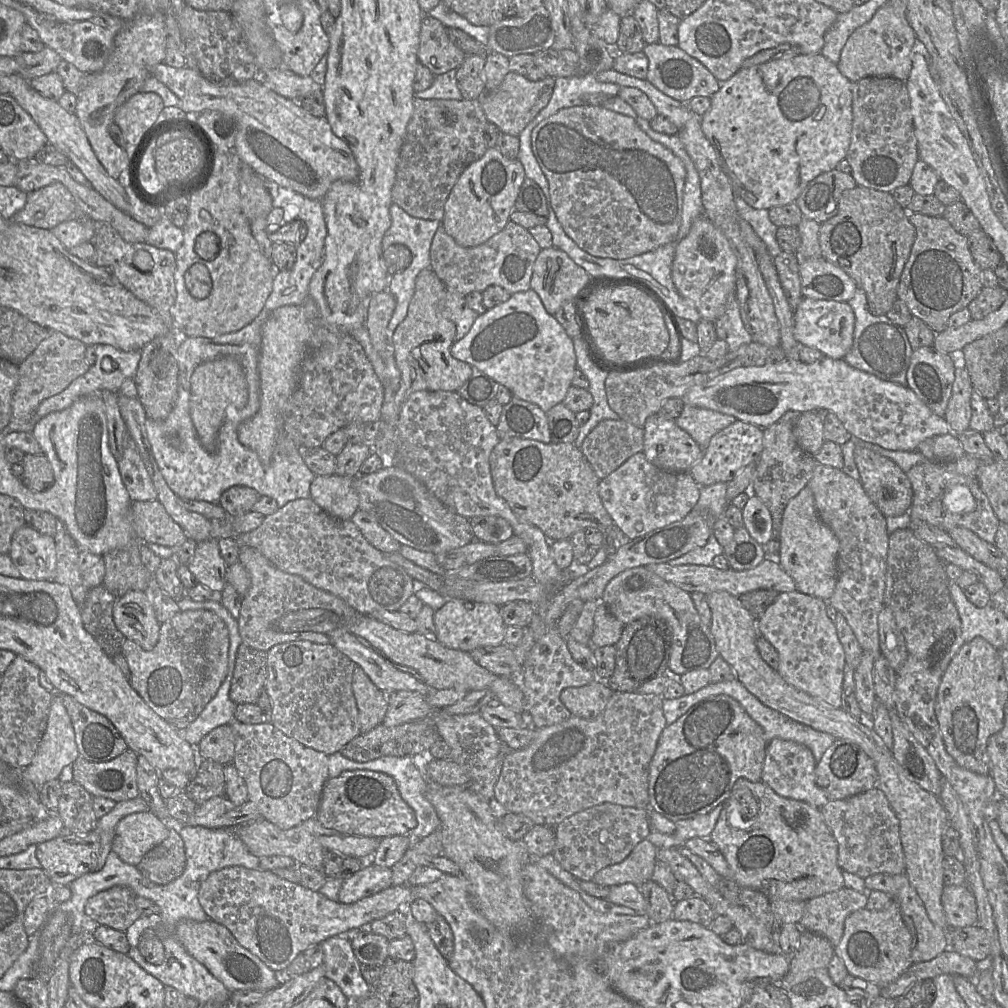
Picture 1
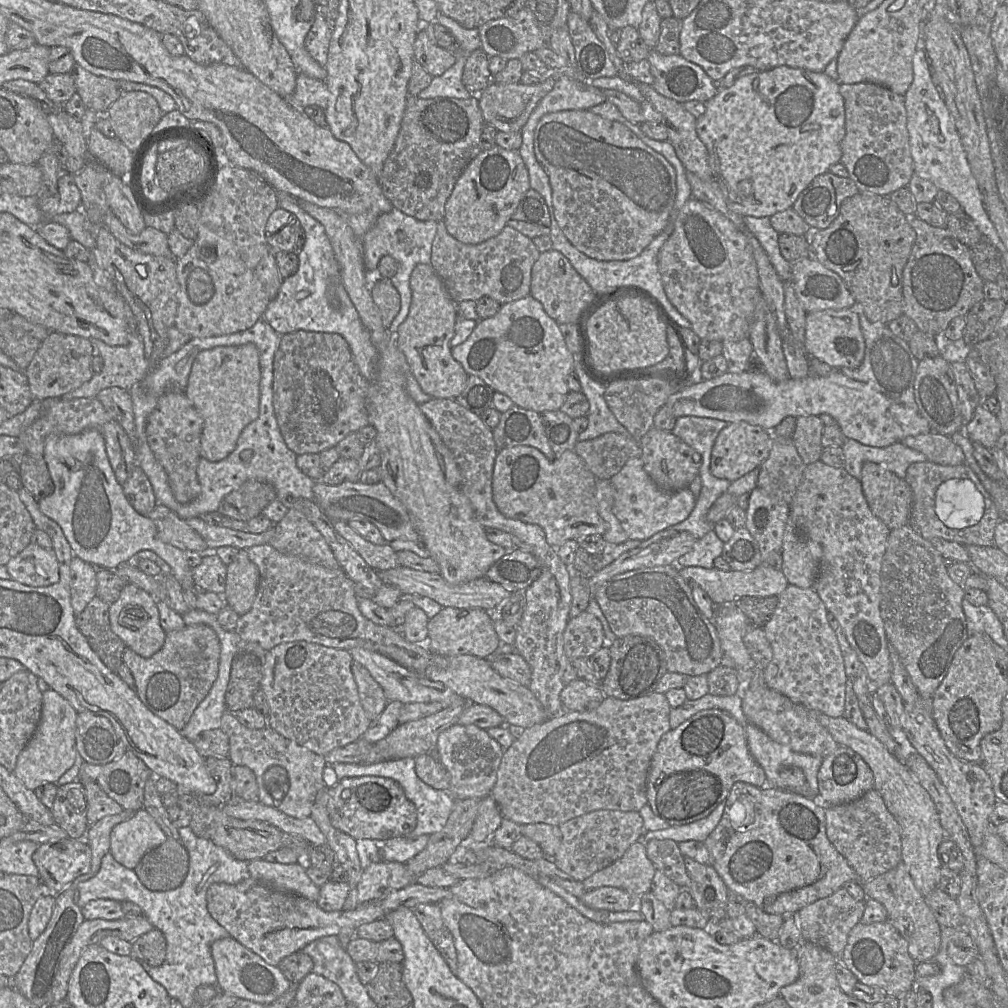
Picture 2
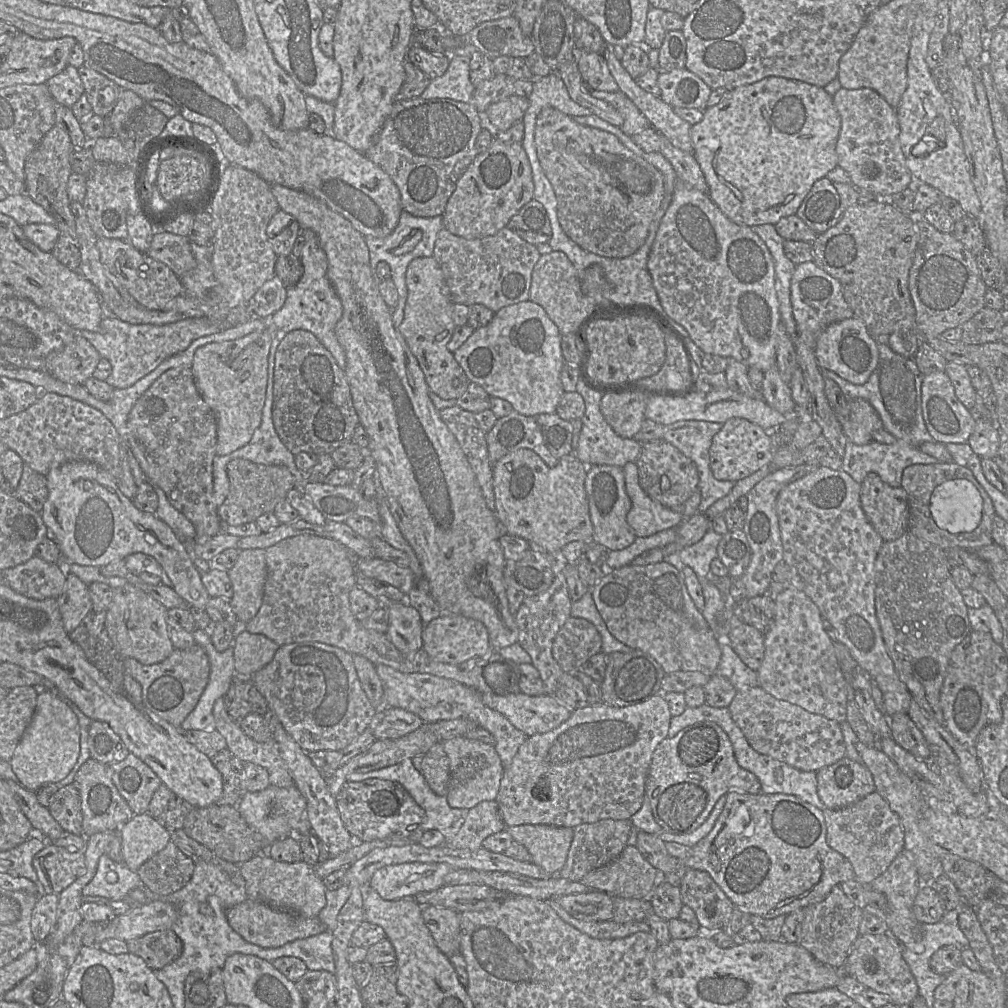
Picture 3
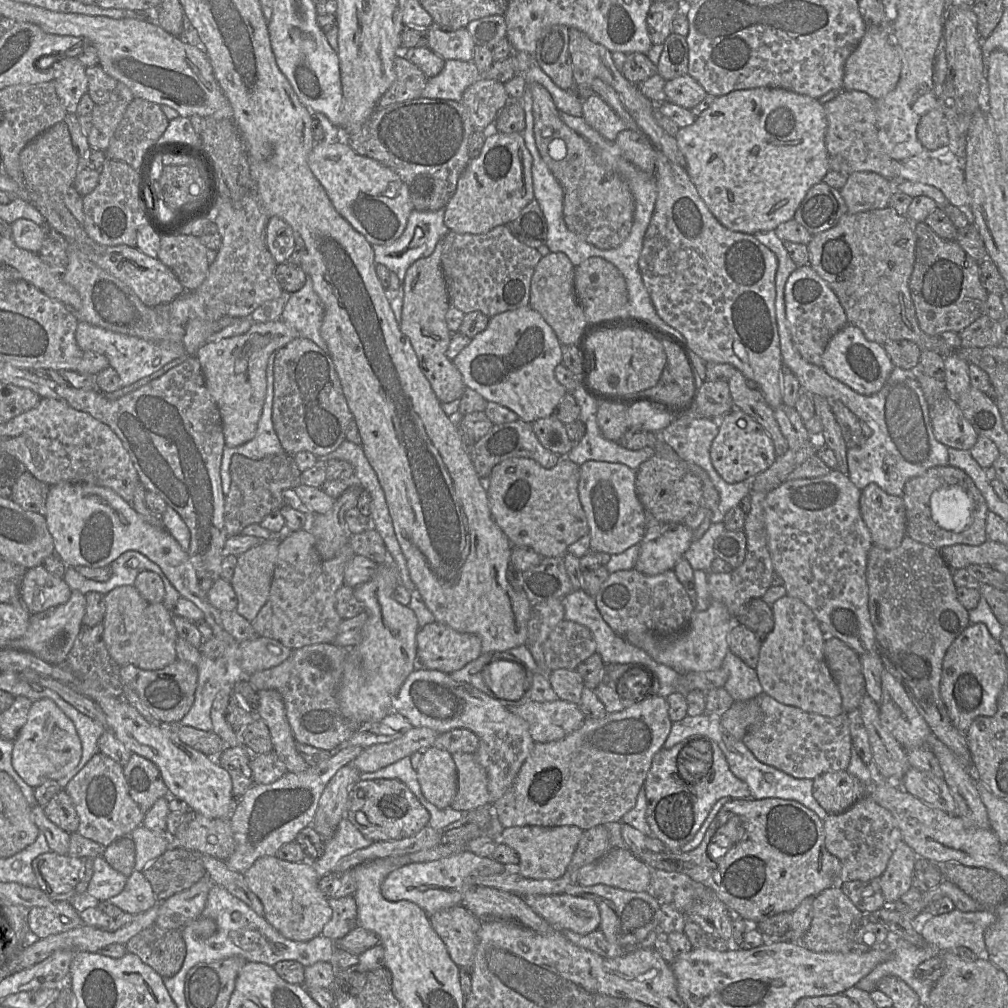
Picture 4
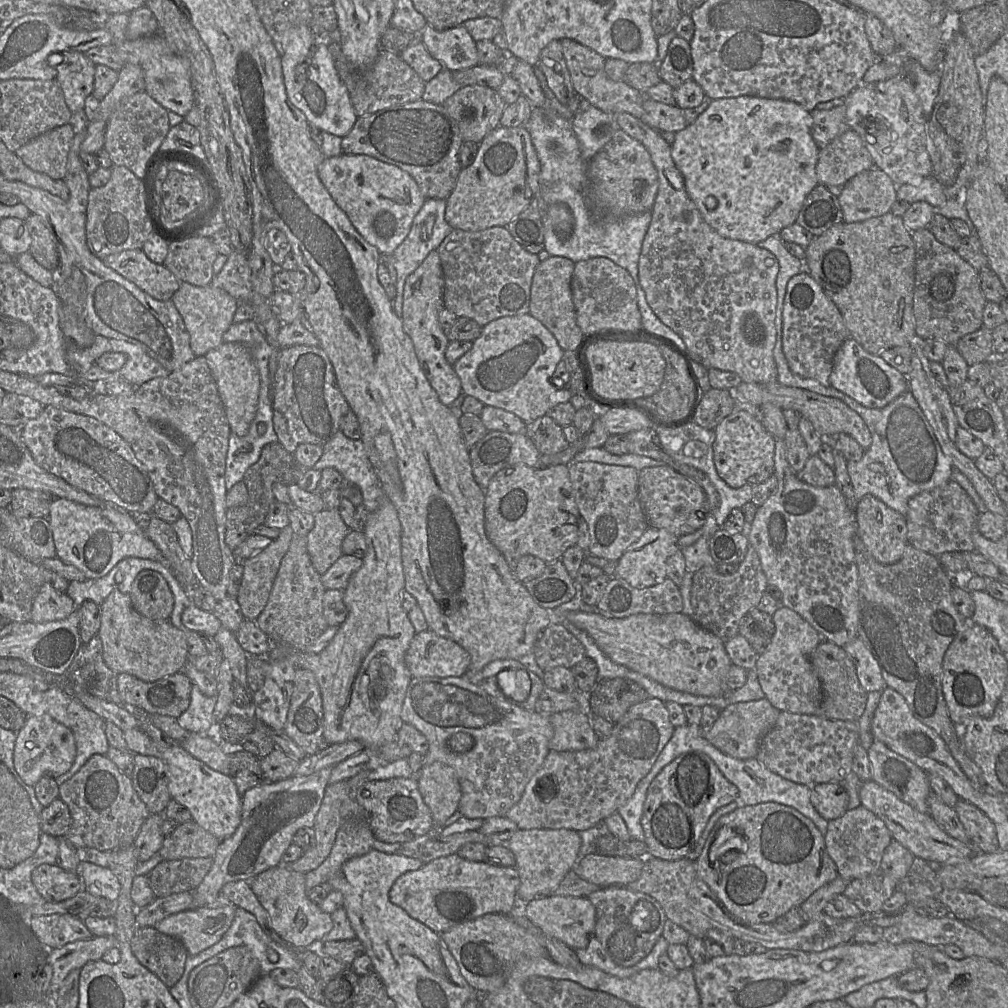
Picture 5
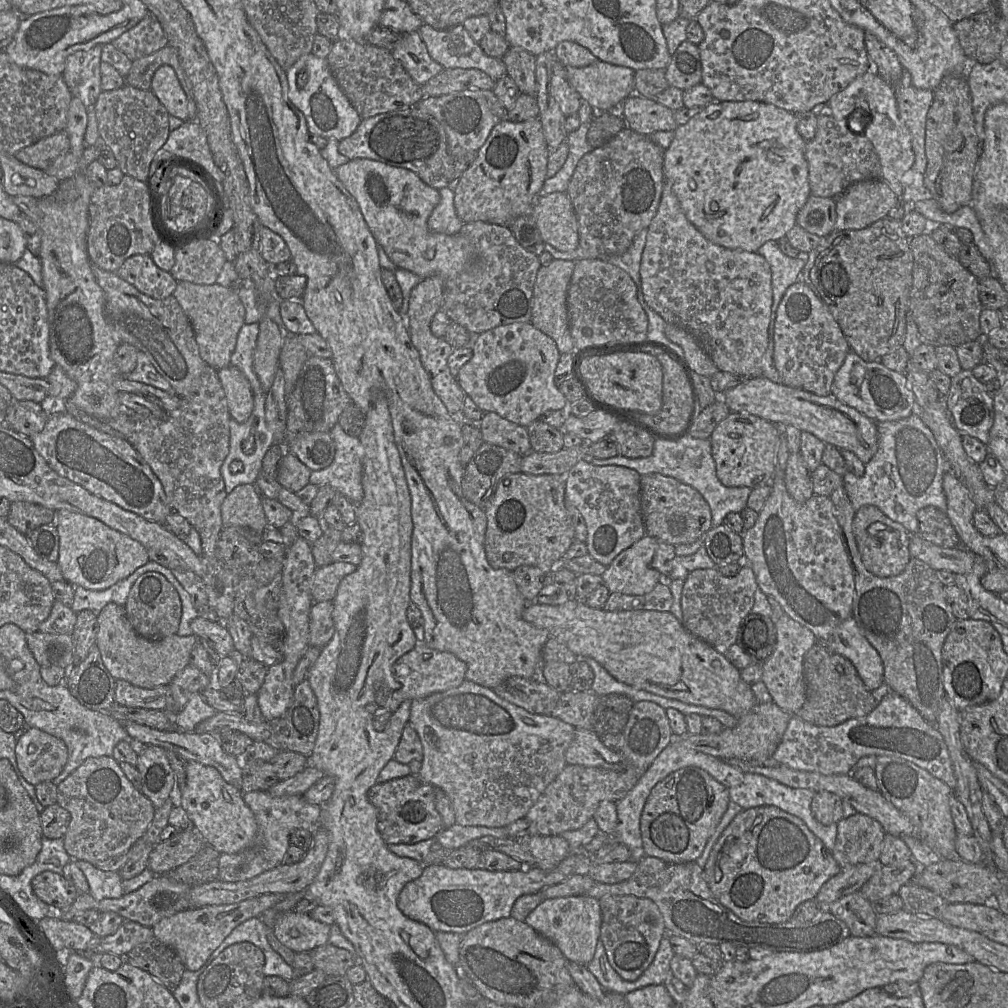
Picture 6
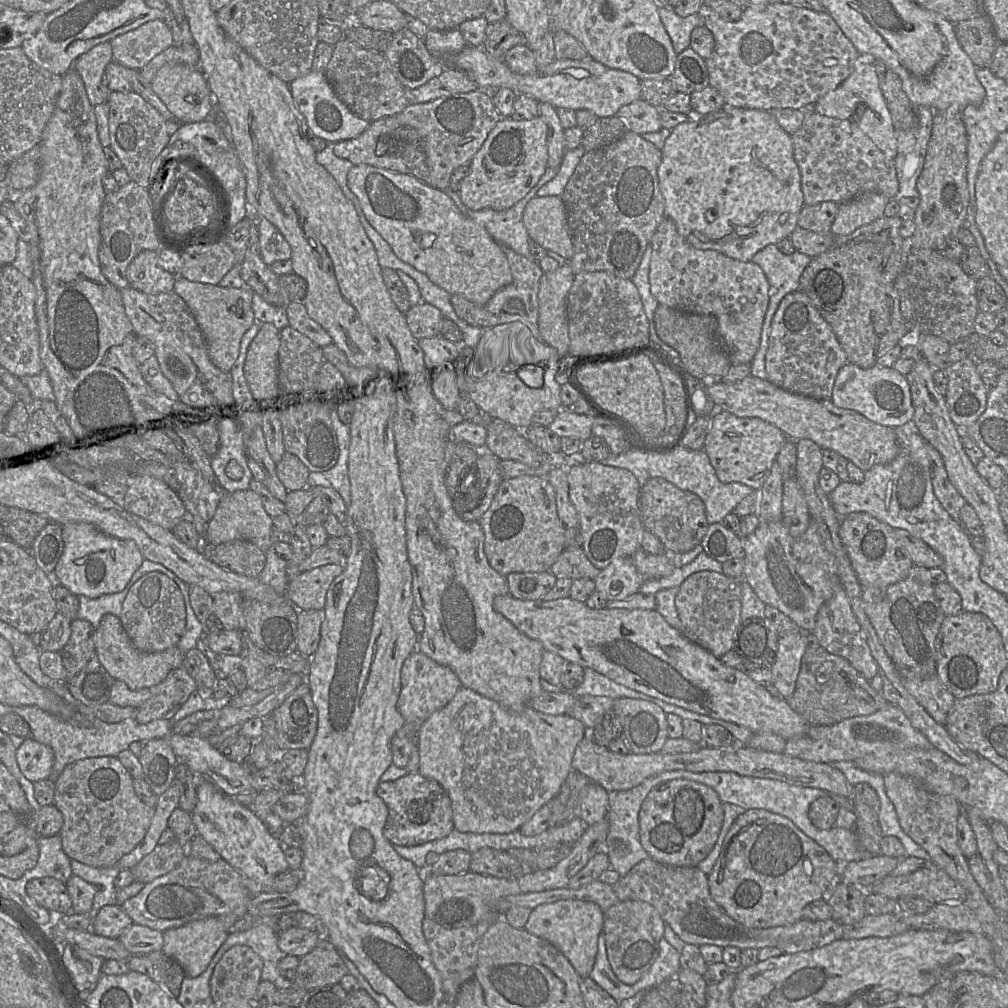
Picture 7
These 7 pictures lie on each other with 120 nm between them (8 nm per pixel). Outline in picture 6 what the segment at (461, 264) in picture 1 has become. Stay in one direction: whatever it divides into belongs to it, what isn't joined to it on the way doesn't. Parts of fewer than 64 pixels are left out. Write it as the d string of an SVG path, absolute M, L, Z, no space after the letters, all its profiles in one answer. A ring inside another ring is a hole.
M472 222L463 225L458 234L474 245L474 259L455 277L445 279L441 310L474 334L500 325L531 322L539 257L516 241L509 226Z

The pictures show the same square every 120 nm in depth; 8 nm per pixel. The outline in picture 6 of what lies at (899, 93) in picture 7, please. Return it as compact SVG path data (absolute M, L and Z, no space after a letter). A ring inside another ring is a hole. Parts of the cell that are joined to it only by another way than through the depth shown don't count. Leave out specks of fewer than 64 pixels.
M872 33L865 34L865 45L872 68L887 83L895 85L903 73L896 53Z

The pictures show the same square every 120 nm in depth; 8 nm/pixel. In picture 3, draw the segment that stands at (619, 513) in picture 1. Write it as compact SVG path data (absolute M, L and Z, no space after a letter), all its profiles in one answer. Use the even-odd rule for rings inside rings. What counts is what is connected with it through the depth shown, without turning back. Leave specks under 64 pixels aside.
M629 462L623 467L626 492L632 506L627 523L637 537L648 537L665 529L677 527L683 521L681 509L667 508L651 499L639 483L638 466Z

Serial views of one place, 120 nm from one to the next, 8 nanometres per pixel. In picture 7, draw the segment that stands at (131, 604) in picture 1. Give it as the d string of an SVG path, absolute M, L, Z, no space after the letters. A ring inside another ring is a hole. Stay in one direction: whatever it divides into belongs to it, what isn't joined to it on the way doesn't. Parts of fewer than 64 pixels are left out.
M106 614L94 634L95 653L100 663L114 680L123 681L131 690L150 689L161 683L167 675L183 665L185 654L178 646L162 652L144 653L137 650L125 632L120 617Z

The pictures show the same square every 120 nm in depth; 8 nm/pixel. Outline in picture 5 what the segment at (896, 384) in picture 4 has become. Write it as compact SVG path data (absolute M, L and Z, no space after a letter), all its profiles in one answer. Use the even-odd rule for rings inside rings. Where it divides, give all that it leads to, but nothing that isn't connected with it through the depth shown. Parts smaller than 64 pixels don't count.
M772 235L757 245L774 254L779 262L775 313L777 337L773 350L778 370L778 383L786 387L806 389L823 396L837 398L859 414L871 433L872 442L870 447L865 450L861 460L847 461L847 472L854 496L858 501L863 496L870 494L905 516L910 498L923 491L944 485L951 479L952 463L950 459L943 453L931 425L910 391L901 394L883 408L867 408L831 385L824 386L814 379L802 378L790 370L782 348L782 313L788 281L793 276L806 271L804 261L799 260L786 250L784 241L779 235Z

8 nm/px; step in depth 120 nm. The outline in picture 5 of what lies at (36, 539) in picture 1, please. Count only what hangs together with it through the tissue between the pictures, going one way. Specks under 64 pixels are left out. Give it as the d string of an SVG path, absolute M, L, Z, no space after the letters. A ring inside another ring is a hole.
M44 583L34 598L31 620L35 623L62 620L75 609L75 604L67 593L58 592L51 584Z

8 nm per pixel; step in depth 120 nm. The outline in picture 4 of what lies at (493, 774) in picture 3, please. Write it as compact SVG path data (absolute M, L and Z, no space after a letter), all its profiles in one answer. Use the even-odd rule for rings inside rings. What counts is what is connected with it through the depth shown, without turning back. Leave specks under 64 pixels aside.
M475 753L451 754L457 768L457 790L450 807L472 811L490 805L488 777Z

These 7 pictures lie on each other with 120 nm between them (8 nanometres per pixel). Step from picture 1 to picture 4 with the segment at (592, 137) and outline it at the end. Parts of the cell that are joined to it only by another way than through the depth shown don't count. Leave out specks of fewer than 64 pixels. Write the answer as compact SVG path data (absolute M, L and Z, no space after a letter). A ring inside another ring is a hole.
M532 83L530 90L536 146L563 189L563 217L567 228L599 249L618 247L629 236L634 215L634 199L627 183L601 162L600 155L582 136L561 120L547 89Z

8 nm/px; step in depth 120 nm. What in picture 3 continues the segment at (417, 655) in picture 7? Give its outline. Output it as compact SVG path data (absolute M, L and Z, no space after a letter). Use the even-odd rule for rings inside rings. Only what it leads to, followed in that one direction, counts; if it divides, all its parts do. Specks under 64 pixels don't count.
M443 613L431 620L422 630L422 649L434 660L446 664L460 664L487 654L492 646L486 626L475 619Z

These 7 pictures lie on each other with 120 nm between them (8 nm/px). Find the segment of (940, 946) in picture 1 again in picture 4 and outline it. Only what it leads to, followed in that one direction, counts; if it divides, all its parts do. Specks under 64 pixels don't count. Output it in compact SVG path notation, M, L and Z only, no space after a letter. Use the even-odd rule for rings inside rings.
M900 842L891 858L879 883L886 904L900 899L912 887L914 865L918 856L904 842Z

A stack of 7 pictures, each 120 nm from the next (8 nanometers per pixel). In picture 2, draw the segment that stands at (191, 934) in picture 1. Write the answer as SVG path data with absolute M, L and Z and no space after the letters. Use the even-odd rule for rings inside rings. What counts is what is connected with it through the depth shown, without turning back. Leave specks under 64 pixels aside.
M231 936L215 941L211 946L211 953L219 990L239 999L270 1004L283 995L292 985L278 966L269 965L259 955Z

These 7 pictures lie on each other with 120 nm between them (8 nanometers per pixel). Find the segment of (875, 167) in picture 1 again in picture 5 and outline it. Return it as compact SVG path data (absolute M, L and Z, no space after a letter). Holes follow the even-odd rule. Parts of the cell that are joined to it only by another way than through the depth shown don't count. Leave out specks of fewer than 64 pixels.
M845 104L829 110L814 109L810 113L813 118L811 134L820 149L850 129L847 124Z

